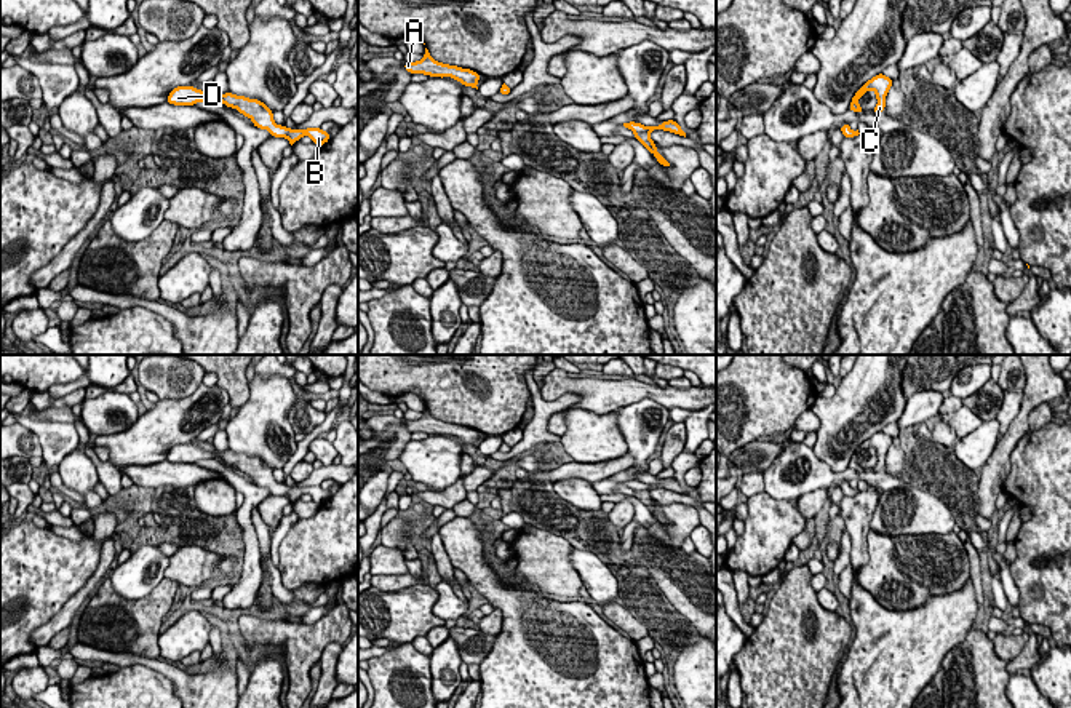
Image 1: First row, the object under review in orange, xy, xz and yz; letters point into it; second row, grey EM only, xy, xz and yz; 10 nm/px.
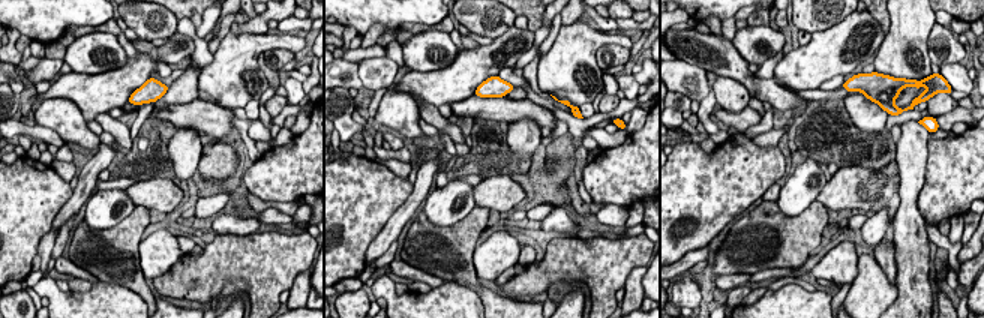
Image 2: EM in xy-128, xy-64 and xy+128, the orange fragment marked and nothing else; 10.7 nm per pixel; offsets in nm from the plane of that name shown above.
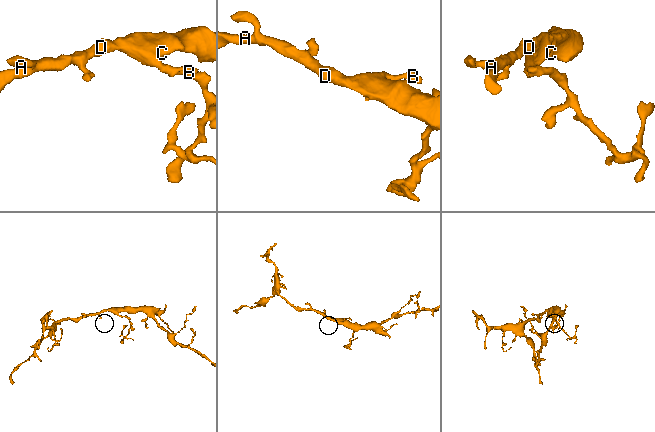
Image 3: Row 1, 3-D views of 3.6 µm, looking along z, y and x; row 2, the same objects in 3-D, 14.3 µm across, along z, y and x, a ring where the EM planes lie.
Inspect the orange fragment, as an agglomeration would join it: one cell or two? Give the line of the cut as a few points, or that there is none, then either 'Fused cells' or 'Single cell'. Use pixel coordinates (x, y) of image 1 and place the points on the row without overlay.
No split. Single cell

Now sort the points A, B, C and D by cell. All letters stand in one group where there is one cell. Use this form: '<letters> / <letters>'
A B C D

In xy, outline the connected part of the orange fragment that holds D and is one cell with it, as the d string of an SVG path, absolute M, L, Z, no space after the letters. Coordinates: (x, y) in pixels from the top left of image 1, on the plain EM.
M176 444L166 455L166 460L173 463L195 463L197 460L216 459L219 457L224 463L237 467L240 471L253 478L253 483L261 487L267 487L272 495L285 495L293 503L302 494L310 494L312 500L317 503L324 503L331 495L329 489L321 486L307 486L307 487L291 487L285 483L277 483L273 479L273 470L259 457L249 457L246 454L237 454L232 451L216 451L208 452L201 447L189 444Z

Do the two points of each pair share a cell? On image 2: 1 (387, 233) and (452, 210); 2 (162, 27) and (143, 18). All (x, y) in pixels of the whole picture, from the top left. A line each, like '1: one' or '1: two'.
1: two
2: one

